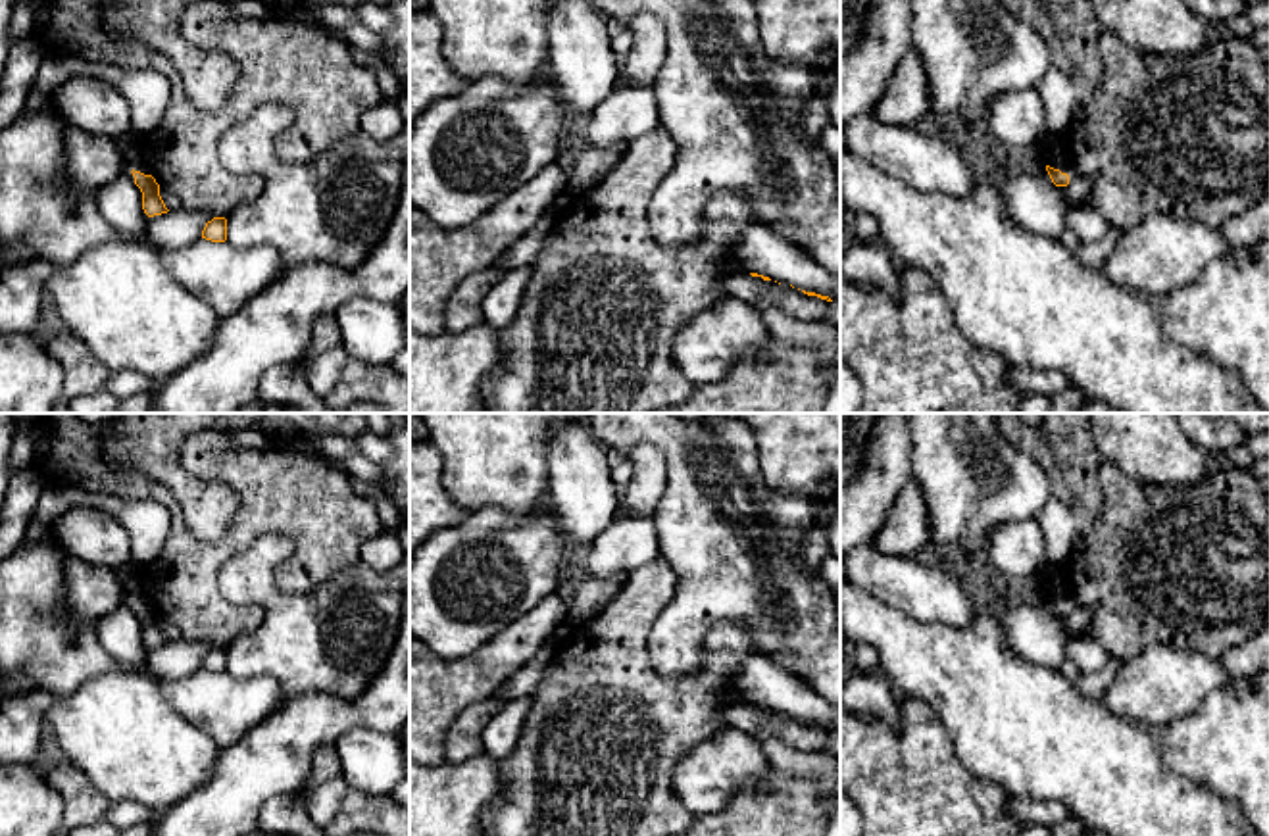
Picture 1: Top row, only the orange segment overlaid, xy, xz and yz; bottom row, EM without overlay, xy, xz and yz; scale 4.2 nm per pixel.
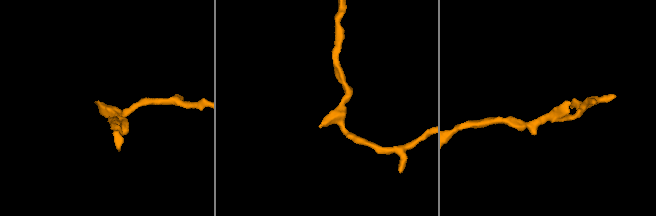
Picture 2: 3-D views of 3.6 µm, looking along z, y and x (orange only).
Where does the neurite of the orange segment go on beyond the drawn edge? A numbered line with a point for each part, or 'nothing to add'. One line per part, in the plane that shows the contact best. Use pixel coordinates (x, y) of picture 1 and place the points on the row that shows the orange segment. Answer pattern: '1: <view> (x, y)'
1: xy (131, 164)

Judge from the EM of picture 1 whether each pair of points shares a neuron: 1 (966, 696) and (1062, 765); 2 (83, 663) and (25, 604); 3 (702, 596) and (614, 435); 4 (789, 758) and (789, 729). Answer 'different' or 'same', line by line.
1: same
2: same
3: same
4: different

